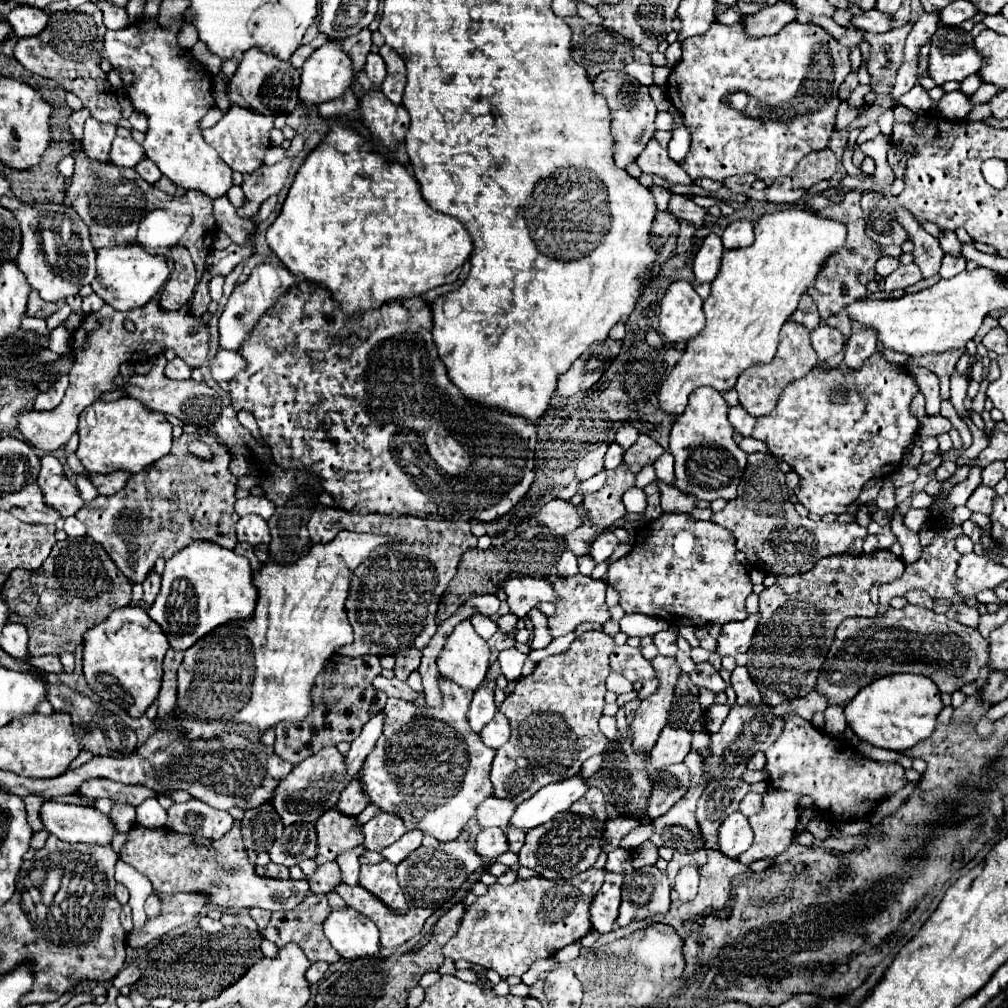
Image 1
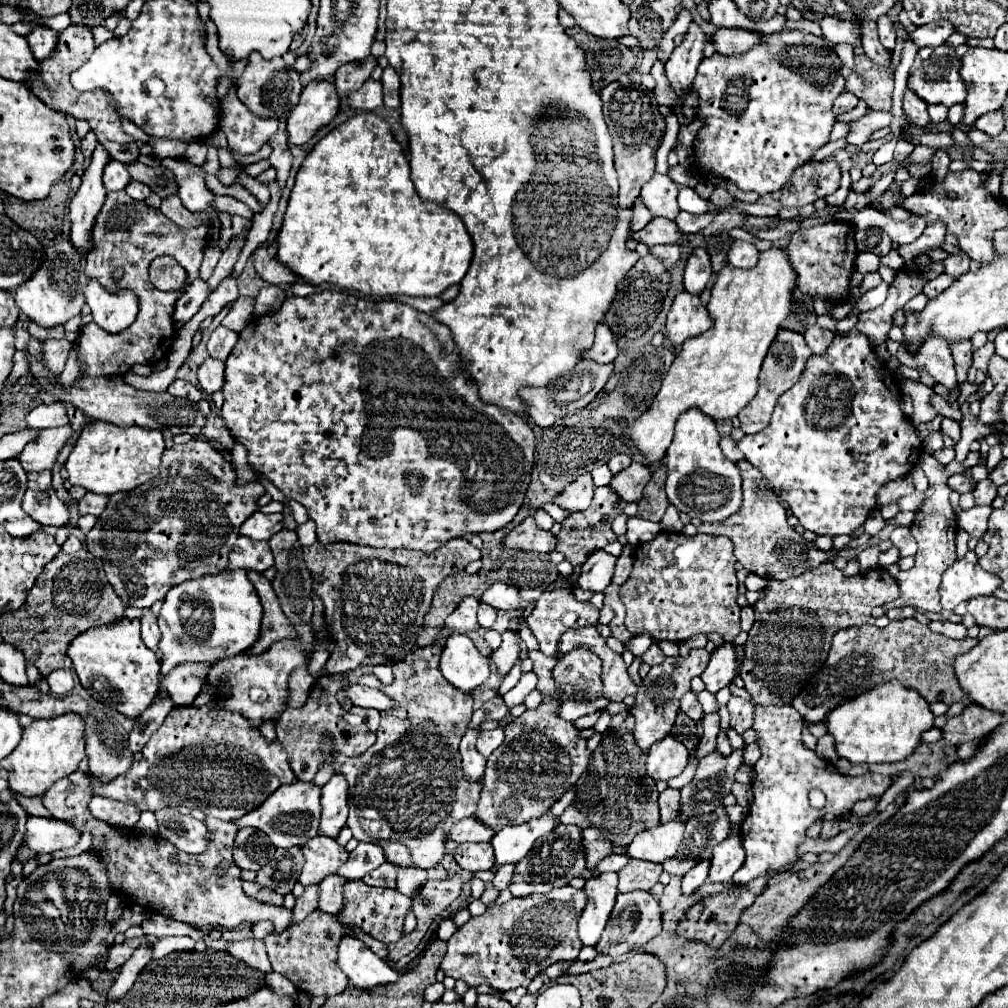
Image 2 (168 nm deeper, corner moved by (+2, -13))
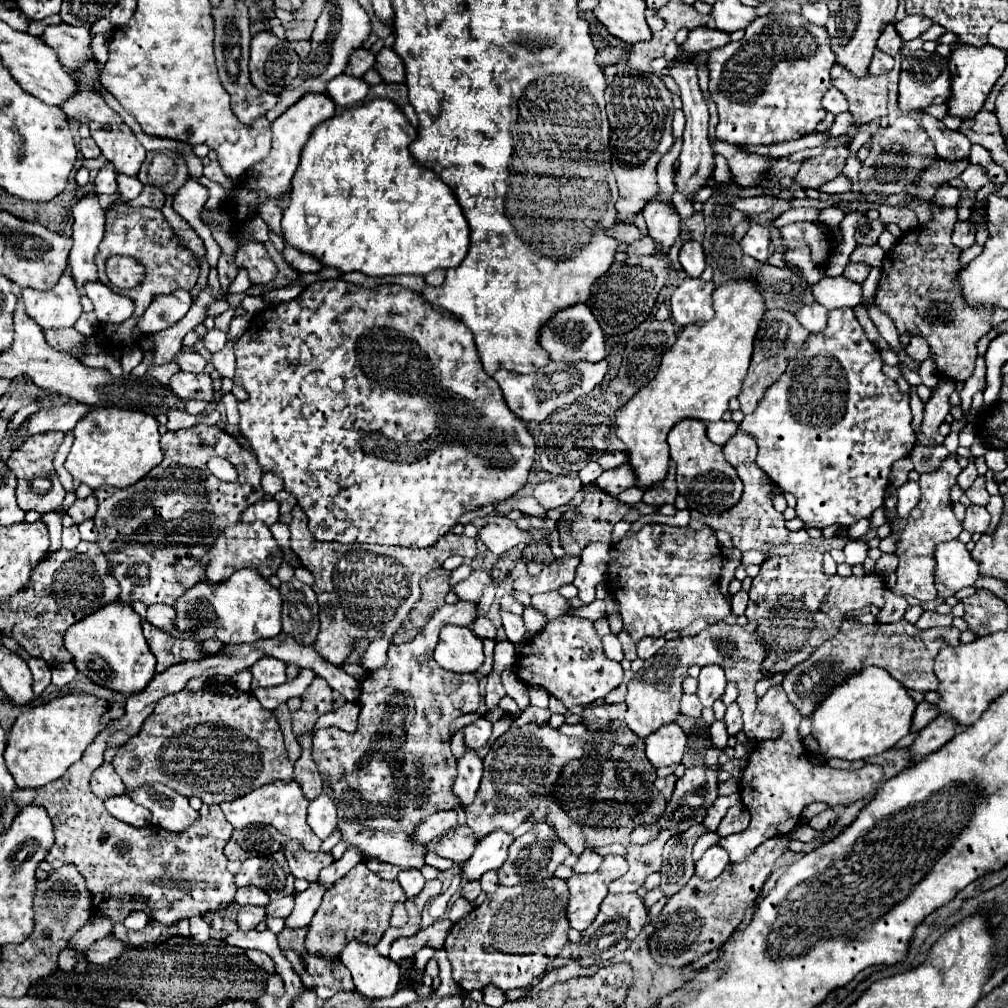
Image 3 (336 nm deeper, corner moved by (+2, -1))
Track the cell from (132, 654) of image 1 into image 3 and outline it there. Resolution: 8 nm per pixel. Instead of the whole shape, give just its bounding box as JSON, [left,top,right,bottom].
[64,601,156,697]

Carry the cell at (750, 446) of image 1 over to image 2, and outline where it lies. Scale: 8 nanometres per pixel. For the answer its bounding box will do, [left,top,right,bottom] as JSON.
[720,437,744,461]

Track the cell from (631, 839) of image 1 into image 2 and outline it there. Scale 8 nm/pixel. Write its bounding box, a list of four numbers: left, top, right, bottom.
[592,853,628,875]

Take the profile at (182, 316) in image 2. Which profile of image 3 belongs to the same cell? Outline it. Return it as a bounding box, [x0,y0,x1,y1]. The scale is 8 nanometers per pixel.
[138,289,192,333]

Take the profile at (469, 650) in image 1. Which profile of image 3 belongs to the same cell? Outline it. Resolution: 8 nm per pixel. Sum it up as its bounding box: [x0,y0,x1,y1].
[434,625,484,673]

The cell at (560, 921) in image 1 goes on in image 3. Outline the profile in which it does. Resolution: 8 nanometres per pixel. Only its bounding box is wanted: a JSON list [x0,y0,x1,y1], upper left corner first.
[444,877,568,991]

